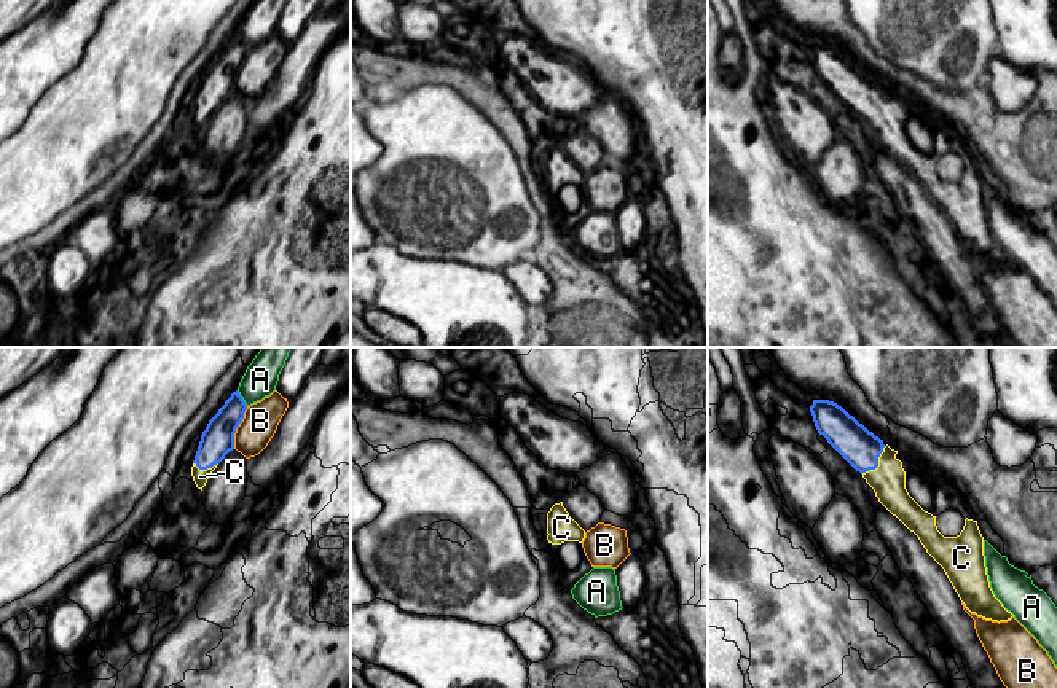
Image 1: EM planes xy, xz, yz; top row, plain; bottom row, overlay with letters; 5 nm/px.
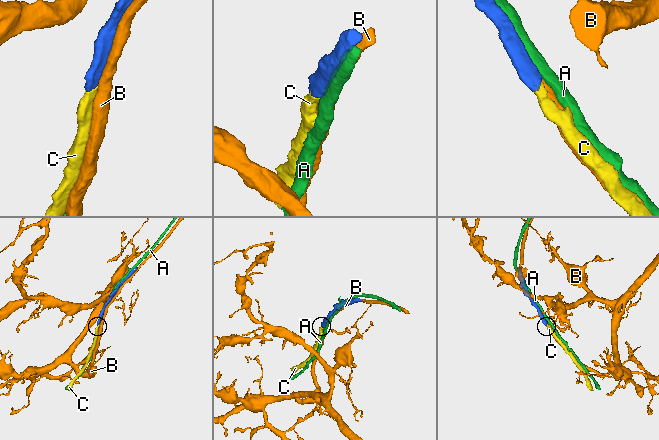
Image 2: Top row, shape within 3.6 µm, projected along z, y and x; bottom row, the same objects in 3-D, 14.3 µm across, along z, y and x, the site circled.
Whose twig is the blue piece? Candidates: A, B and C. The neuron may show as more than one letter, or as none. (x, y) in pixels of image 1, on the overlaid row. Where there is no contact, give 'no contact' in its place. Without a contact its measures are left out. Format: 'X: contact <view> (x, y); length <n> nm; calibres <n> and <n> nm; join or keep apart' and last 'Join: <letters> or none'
A: contact xy (241, 398); length 100 nm; calibres 170 and 170 nm; keep apart
B: contact xy (238, 426); length 220 nm; calibres 170 and 180 nm; keep apart
C: contact yz (877, 464); length 190 nm; calibres 190 and 180 nm; join
Join: C

